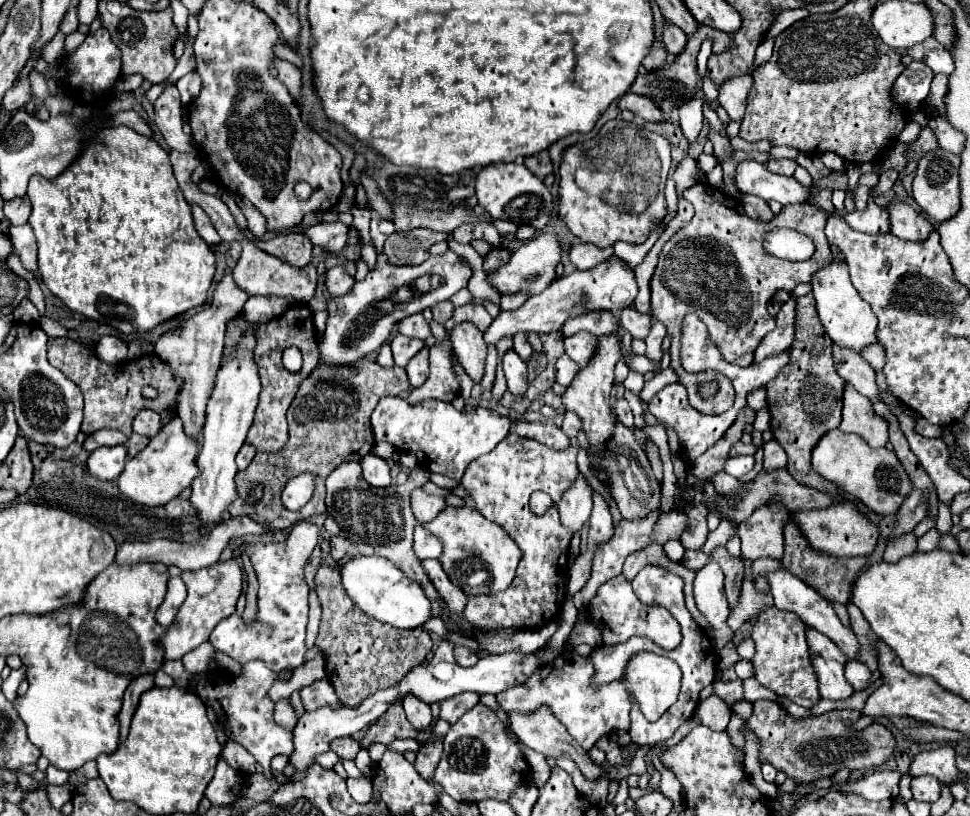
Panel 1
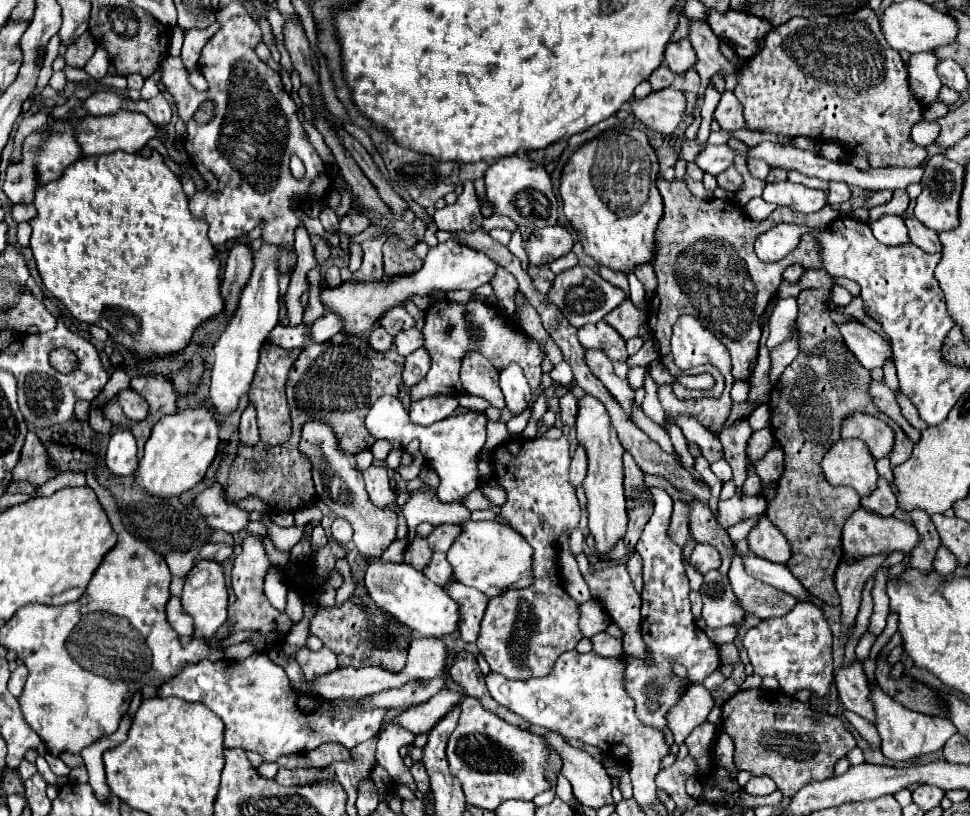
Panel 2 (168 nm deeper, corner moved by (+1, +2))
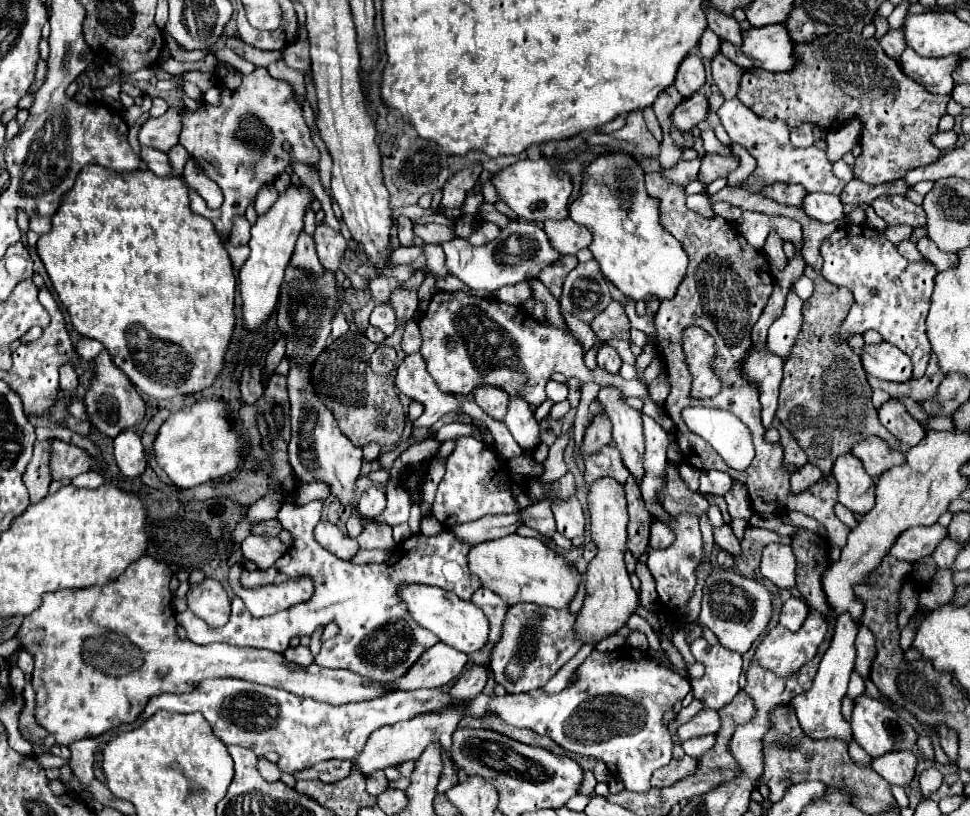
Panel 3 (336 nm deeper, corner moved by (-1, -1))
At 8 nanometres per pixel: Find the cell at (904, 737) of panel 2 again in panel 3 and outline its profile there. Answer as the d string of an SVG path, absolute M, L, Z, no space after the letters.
M890 751L872 761L872 769L892 785L908 785L914 777L918 757L912 751Z

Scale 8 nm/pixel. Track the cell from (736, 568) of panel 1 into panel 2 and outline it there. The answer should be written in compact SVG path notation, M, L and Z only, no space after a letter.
M692 500L690 506L692 506L690 508L690 532L692 532L694 540L706 542L720 552L720 556L722 556L720 572L726 574L730 568L730 560L732 560L732 548L734 548L732 540L728 538L726 530L718 524L718 520L714 518L714 514L706 502Z

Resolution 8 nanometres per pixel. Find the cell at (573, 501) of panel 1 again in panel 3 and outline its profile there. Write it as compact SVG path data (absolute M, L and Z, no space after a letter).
M596 415L592 425L586 429L582 443L580 443L580 455L586 461L592 453L600 451L604 445L612 441L612 425L606 415Z

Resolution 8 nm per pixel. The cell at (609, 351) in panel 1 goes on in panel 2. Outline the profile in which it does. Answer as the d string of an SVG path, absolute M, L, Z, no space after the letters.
M586 394L580 400L576 430L578 430L578 442L586 448L586 454L588 454L588 476L584 478L584 490L586 490L586 498L588 498L588 504L586 504L588 528L596 542L596 554L600 560L604 560L604 556L614 548L614 544L624 538L626 524L628 524L624 486L622 486L624 448L610 424L606 408L602 408L602 404L596 398L592 398L590 394Z

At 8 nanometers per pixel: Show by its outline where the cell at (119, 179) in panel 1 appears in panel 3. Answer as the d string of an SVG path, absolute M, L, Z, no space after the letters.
M98 165L84 167L52 215L50 233L40 235L36 249L58 299L70 311L74 329L100 341L142 393L172 399L212 385L234 329L236 277L212 221L190 211L182 179L158 177L152 171L114 173Z

